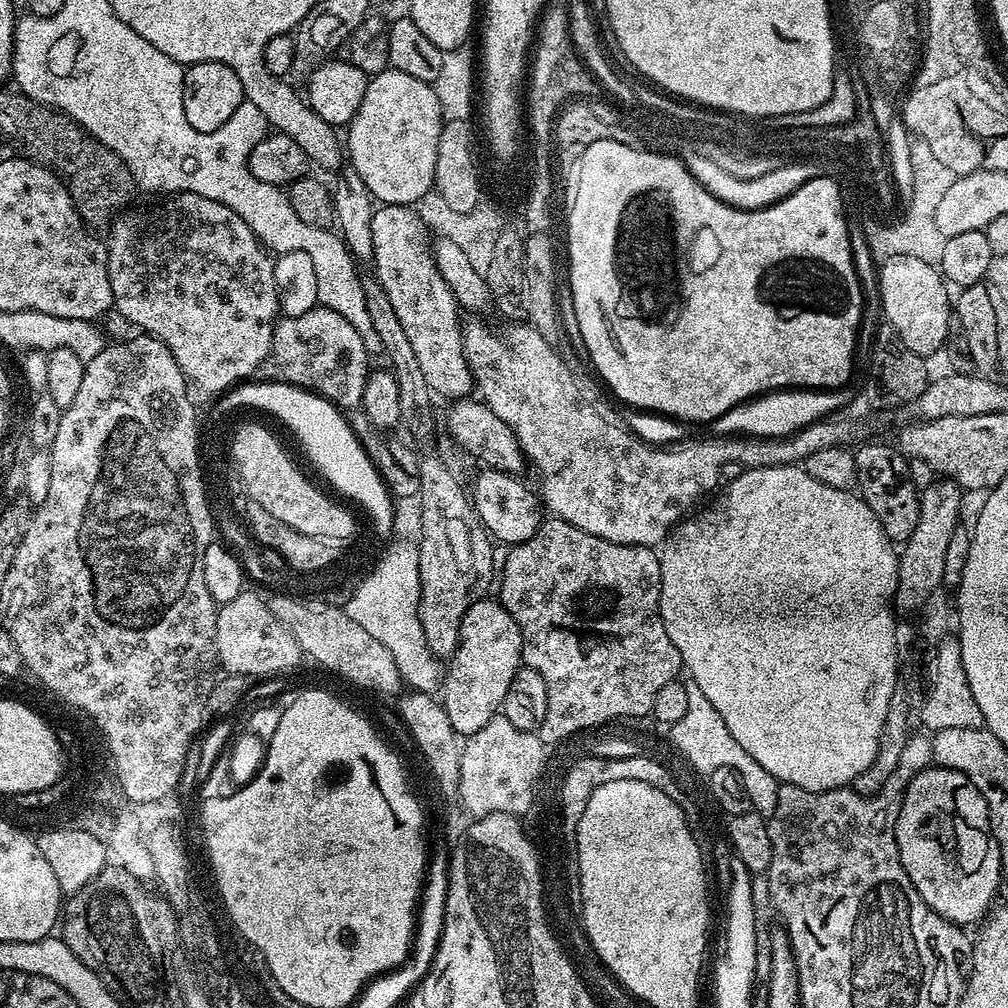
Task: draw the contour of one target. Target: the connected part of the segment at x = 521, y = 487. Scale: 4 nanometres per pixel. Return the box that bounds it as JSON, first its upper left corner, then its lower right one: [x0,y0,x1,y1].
[470,466,546,546]

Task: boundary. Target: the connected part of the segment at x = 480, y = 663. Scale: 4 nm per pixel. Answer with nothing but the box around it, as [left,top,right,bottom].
[442,598,522,738]

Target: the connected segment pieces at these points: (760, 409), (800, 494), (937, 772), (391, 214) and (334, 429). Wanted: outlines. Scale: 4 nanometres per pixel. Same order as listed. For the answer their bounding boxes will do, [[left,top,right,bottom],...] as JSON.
[[714,390,848,438],[659,464,900,792],[896,766,1002,926],[371,204,474,401],[254,382,394,542]]

